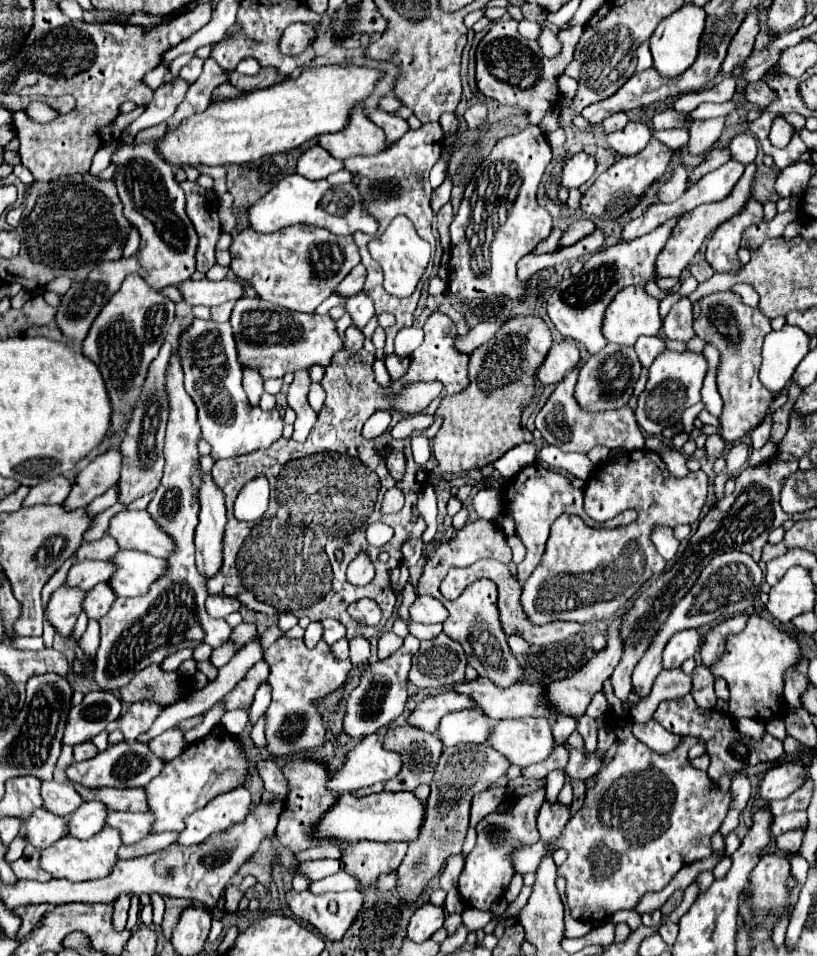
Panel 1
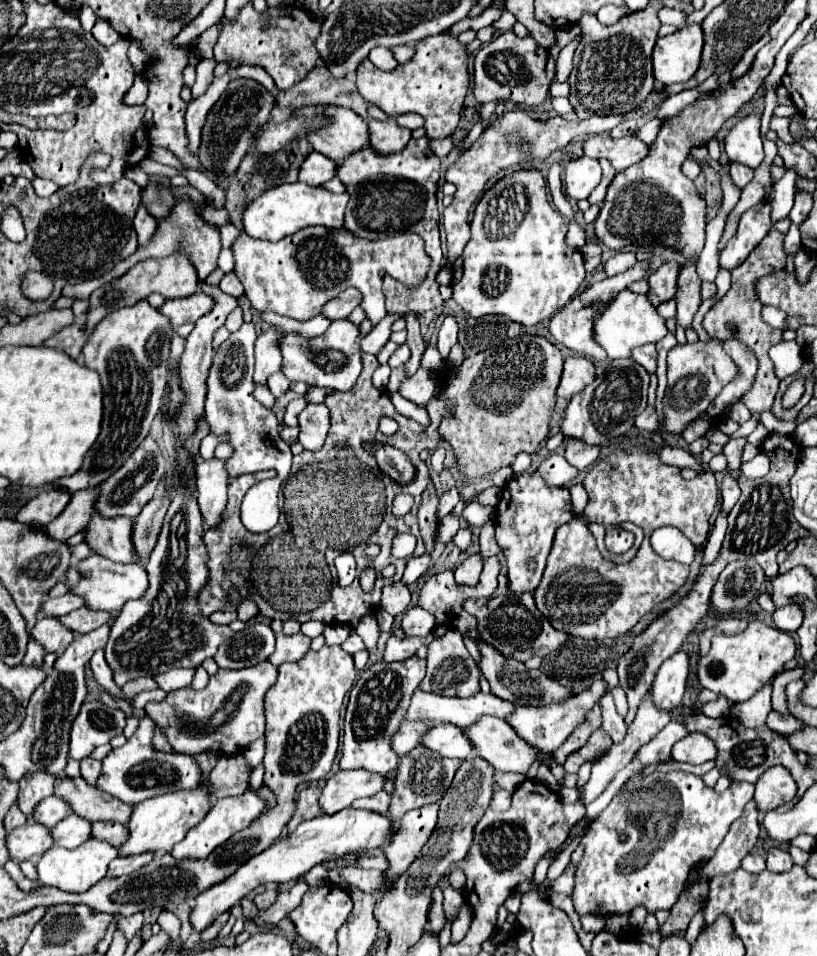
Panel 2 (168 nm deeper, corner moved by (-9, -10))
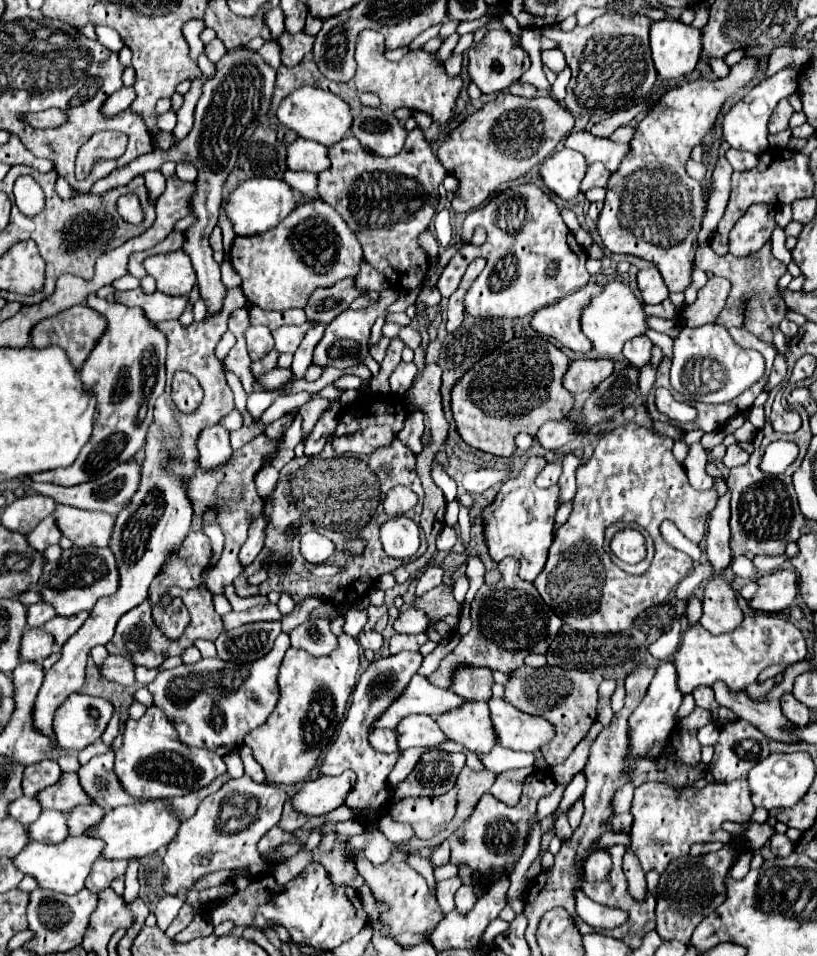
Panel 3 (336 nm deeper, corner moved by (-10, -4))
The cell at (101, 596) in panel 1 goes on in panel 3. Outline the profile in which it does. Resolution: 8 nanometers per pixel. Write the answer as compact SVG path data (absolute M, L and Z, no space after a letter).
M79 612L75 616L67 616L67 618L51 618L43 628L45 632L49 632L55 638L57 646L63 646L79 628L81 624L87 620L87 612Z

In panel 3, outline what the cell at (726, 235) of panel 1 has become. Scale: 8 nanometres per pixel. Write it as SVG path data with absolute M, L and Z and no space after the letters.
M753 204L747 208L747 212L735 222L735 226L729 232L729 252L733 256L749 256L751 252L757 252L763 244L771 240L771 232L775 230L775 206L769 204Z

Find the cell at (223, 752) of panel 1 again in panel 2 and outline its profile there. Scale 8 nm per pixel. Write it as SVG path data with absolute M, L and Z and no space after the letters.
M202 774L194 790L176 790L136 804L132 818L128 822L130 838L120 848L120 854L128 856L128 854L142 854L142 852L170 852L174 844L178 844L186 836L186 832L198 822L202 822L202 818L210 812L212 796L210 796L210 788L206 786L206 780L208 776Z

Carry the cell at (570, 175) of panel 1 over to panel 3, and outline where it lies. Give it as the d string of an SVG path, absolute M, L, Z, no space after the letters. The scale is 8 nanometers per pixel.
M561 150L555 152L553 156L549 156L541 168L541 180L545 184L545 174L549 176L549 172L553 174L553 180L549 180L549 184L545 184L549 188L549 192L553 192L555 196L559 196L561 200L573 200L579 194L579 184L585 176L587 170L587 162L583 158L583 154L575 152L575 150Z

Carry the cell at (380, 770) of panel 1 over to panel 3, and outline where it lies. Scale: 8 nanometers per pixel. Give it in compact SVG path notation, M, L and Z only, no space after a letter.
M353 772L319 776L317 780L305 782L303 788L291 798L291 804L305 816L323 816L345 802L345 796L353 786L353 778Z

